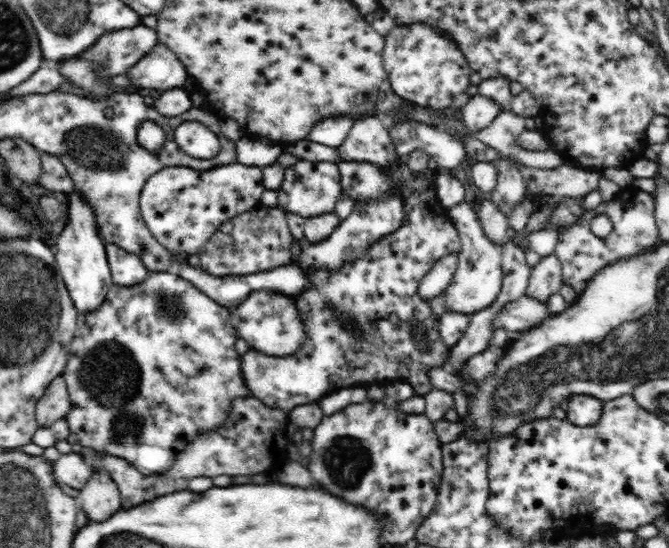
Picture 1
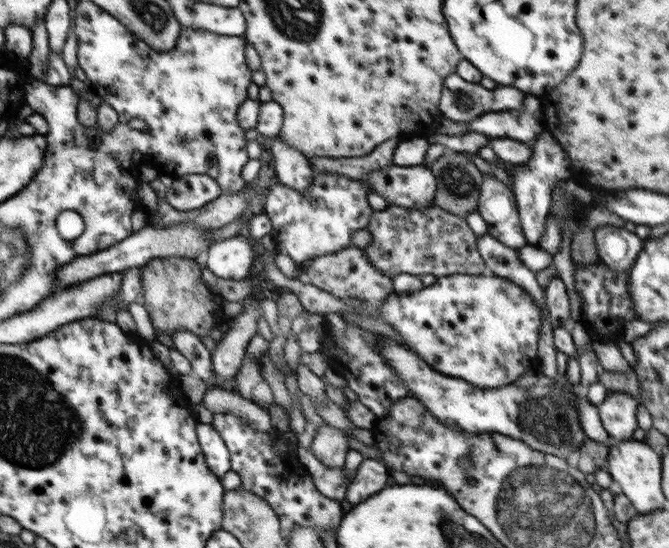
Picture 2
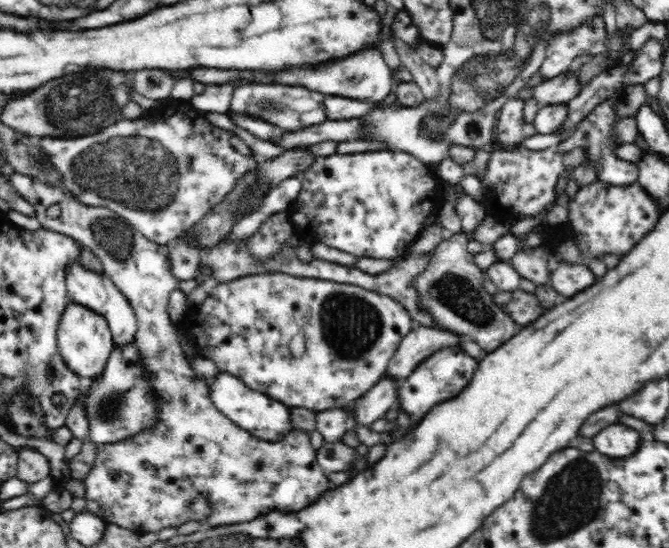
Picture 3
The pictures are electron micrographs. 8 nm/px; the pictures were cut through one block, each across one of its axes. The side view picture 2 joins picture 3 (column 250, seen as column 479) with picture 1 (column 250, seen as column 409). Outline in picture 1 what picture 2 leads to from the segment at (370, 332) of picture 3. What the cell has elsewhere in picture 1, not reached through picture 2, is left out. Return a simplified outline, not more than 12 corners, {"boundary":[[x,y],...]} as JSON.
{"boundary":[[251,292],[230,323],[250,348],[294,354],[307,339],[294,296]]}

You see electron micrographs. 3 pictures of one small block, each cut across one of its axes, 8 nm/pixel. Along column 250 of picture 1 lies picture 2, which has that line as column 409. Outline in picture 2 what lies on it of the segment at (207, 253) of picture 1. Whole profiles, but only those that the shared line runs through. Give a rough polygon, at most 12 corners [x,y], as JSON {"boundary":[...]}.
{"boundary":[[374,211],[363,251],[390,278],[488,273],[466,221]]}

